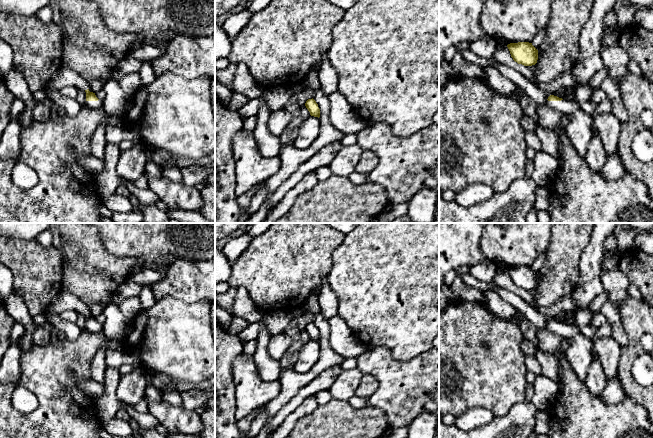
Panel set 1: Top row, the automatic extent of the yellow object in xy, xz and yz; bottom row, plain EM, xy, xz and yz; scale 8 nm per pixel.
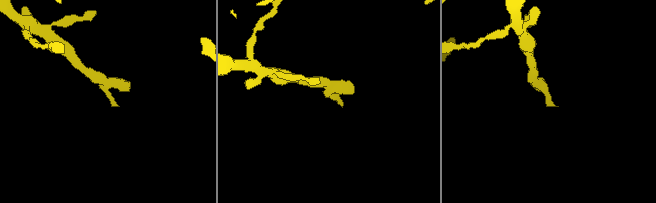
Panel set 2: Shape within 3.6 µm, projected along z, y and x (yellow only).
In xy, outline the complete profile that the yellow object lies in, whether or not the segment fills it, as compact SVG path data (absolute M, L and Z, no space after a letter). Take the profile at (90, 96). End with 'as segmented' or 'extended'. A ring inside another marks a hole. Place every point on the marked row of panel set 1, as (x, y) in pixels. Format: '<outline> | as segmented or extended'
M89 89L85 90L85 92L86 92L86 101L84 102L84 106L91 108L103 107L103 102L96 97L95 93L90 92Z | extended

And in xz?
M312 98L312 99L308 99L305 103L306 108L308 109L308 111L310 112L311 116L314 117L320 117L320 109L318 107L318 104L316 103L316 101Z | as segmented

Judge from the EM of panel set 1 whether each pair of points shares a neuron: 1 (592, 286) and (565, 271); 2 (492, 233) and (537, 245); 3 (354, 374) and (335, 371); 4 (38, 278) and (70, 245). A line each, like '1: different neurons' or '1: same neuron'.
1: different neurons
2: same neuron
3: different neurons
4: different neurons

